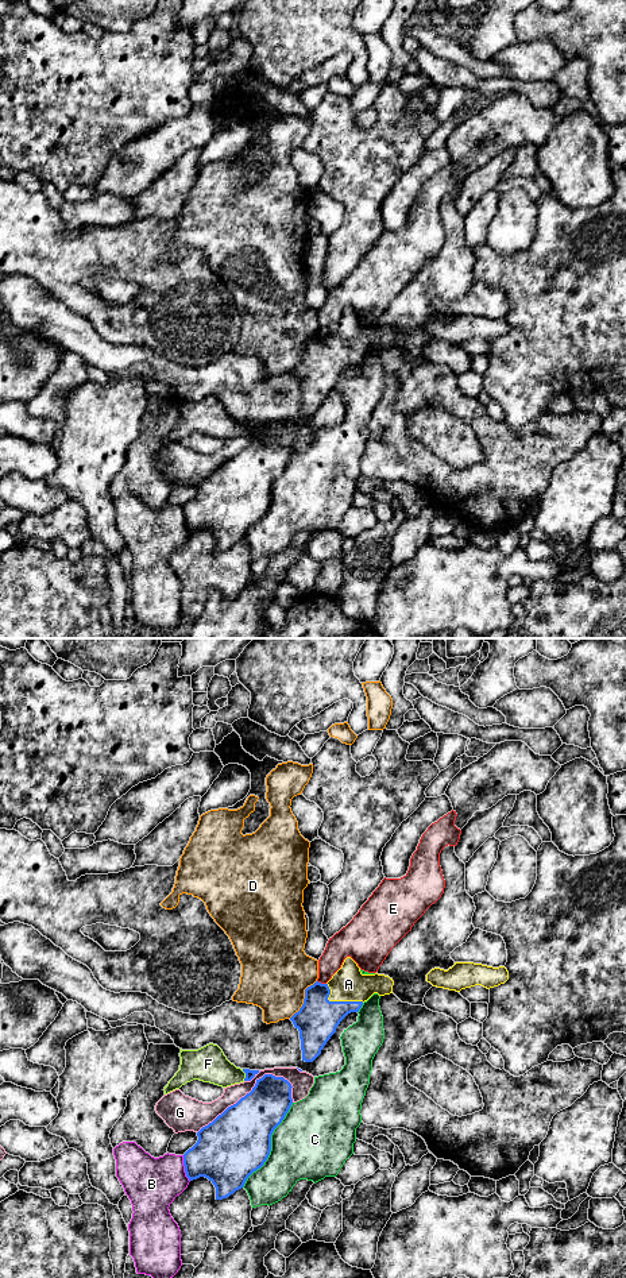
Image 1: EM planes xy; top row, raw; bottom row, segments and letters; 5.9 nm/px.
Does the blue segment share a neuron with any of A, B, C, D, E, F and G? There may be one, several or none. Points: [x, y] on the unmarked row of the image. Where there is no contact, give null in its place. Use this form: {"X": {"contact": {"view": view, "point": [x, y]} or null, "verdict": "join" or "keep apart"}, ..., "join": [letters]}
{"A": {"contact": {"view": "xy", "point": [337, 354]}, "verdict": "join"}, "B": {"contact": {"view": "xy", "point": [185, 521]}, "verdict": "keep apart"}, "C": {"contact": {"view": "xy", "point": [270, 498]}, "verdict": "keep apart"}, "D": {"contact": {"view": "xy", "point": [304, 351]}, "verdict": "keep apart"}, "E": {"contact": {"view": "xy", "point": [320, 335]}, "verdict": "keep apart"}, "F": {"contact": {"view": "xy", "point": [246, 427]}, "verdict": "keep apart"}, "G": {"contact": {"view": "xy", "point": [247, 446]}, "verdict": "keep apart"}, "join": ["A"]}

